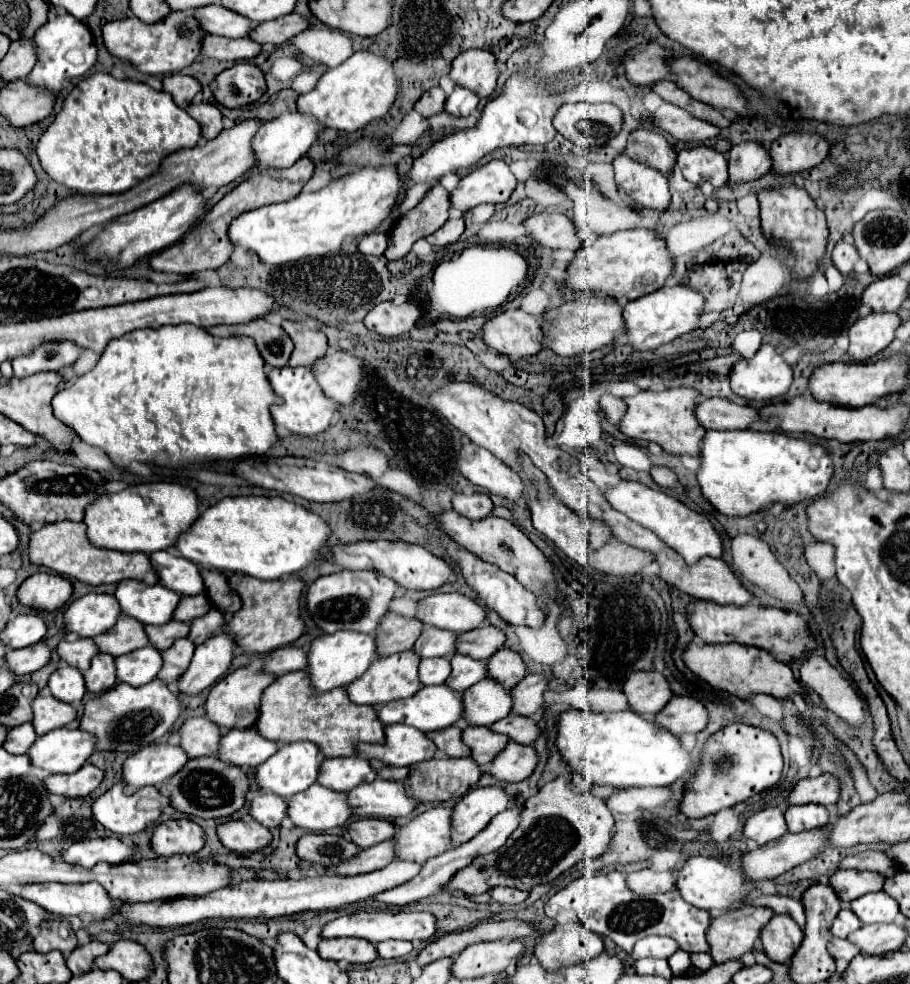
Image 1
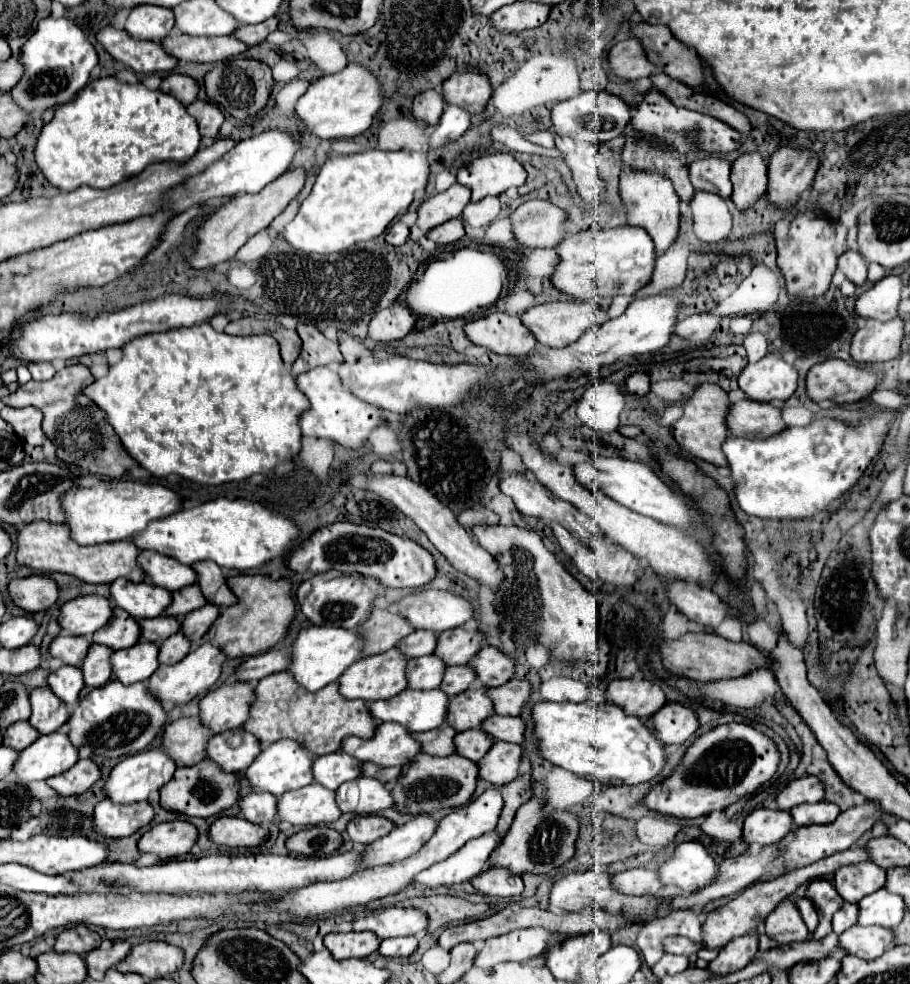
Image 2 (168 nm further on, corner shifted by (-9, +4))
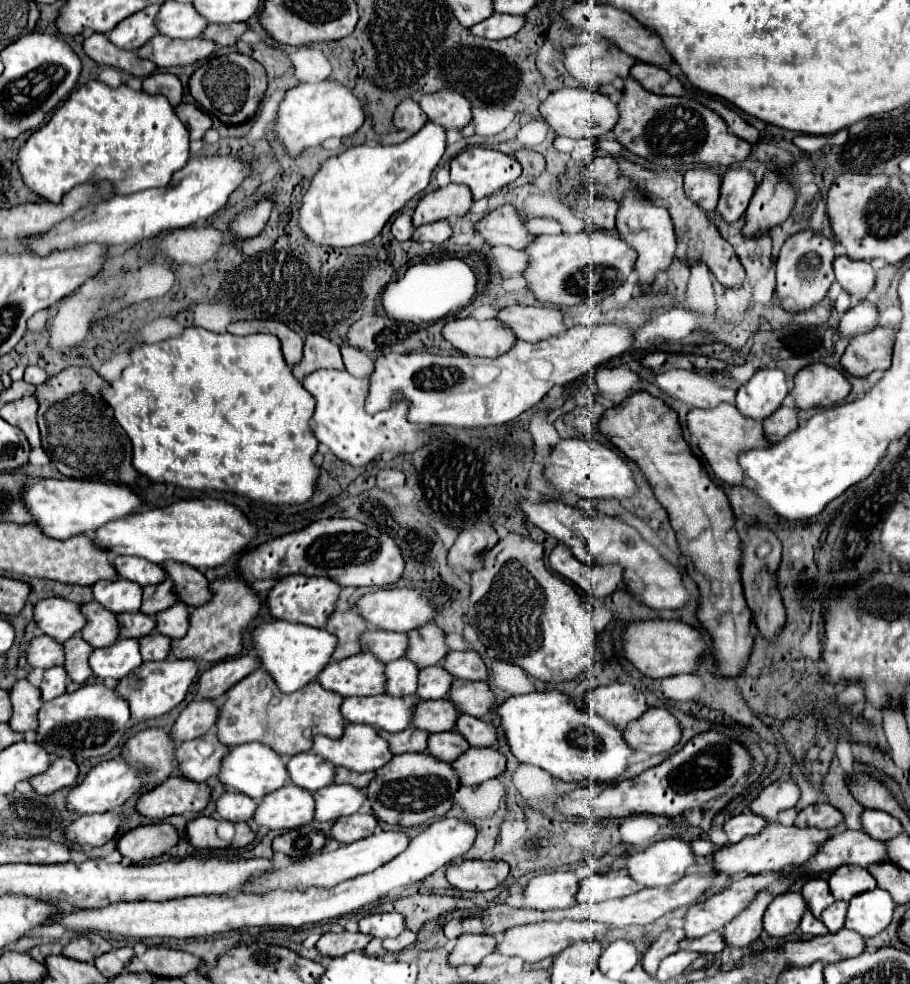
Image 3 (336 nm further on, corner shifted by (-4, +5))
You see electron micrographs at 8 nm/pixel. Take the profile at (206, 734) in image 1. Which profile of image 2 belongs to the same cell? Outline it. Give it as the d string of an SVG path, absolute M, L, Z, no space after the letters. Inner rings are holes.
M180 718L164 726L162 750L170 754L176 766L194 766L206 758L206 742L210 736L210 730L198 718Z

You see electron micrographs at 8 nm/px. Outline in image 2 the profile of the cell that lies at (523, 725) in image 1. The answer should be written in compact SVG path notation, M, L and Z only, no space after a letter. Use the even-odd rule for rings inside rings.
M498 714L488 716L488 720L480 724L480 730L484 730L494 740L514 744L524 742L524 722L518 716L498 716Z

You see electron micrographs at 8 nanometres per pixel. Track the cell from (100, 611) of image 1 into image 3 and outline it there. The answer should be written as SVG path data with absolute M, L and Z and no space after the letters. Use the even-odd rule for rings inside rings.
M55 597L35 605L35 623L45 635L65 643L87 625L87 617L81 613L81 603Z

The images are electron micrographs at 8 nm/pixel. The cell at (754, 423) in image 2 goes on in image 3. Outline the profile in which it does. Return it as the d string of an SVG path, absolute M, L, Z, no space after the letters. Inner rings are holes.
M779 407L775 413L771 413L767 419L761 421L763 423L763 433L767 437L767 441L773 445L777 441L781 441L789 431L793 431L799 425L797 419L797 409L791 407Z

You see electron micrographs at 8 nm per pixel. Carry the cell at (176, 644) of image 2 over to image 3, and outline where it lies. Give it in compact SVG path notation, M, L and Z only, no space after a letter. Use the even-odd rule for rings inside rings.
M153 631L153 635L147 635L145 639L139 639L141 643L141 655L143 661L163 661L169 657L169 649L171 649L171 637L161 635L157 631Z

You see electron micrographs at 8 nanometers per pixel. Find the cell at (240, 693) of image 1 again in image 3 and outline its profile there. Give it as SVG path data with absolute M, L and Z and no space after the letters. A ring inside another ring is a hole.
M193 699L177 717L175 725L171 727L171 735L175 743L197 739L215 727L217 717L219 717L219 707L215 701Z

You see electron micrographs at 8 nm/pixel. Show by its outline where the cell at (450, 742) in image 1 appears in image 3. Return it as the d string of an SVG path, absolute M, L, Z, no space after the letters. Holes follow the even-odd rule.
M407 727L401 733L379 731L379 735L389 741L389 747L391 747L391 751L395 755L401 755L401 753L425 753L427 751L429 731L423 731L423 729L417 729L417 727Z

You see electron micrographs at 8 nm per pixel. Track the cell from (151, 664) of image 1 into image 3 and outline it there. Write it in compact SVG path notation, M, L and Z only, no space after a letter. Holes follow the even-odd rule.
M119 639L113 647L95 649L89 657L89 665L93 673L101 679L113 677L123 679L133 669L141 665L141 651L137 639Z

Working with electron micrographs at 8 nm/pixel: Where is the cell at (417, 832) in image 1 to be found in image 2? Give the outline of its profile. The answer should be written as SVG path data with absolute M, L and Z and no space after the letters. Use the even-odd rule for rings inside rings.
M430 814L412 816L404 826L398 826L390 834L382 836L382 840L374 840L374 844L364 846L366 856L362 858L366 858L366 868L394 864L416 854L434 834L436 826L438 820L434 820Z

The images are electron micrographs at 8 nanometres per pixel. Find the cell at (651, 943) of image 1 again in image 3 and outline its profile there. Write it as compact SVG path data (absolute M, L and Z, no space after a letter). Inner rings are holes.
M715 931L713 935L705 935L701 939L683 939L679 947L685 951L715 955L715 953L721 953L725 949L725 941L721 939L721 935L723 935L721 931Z

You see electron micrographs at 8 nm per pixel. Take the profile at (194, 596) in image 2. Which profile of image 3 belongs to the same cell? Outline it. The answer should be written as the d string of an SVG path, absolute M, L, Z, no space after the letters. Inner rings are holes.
M165 579L165 583L153 585L153 587L143 587L143 605L141 605L141 613L155 617L159 611L165 611L169 607L173 607L179 601L173 581Z

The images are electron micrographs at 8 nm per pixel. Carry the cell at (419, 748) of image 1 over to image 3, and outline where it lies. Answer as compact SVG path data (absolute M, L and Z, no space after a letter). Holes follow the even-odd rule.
M347 725L341 739L317 735L313 751L337 767L347 767L359 773L377 771L393 759L389 743L369 725Z

